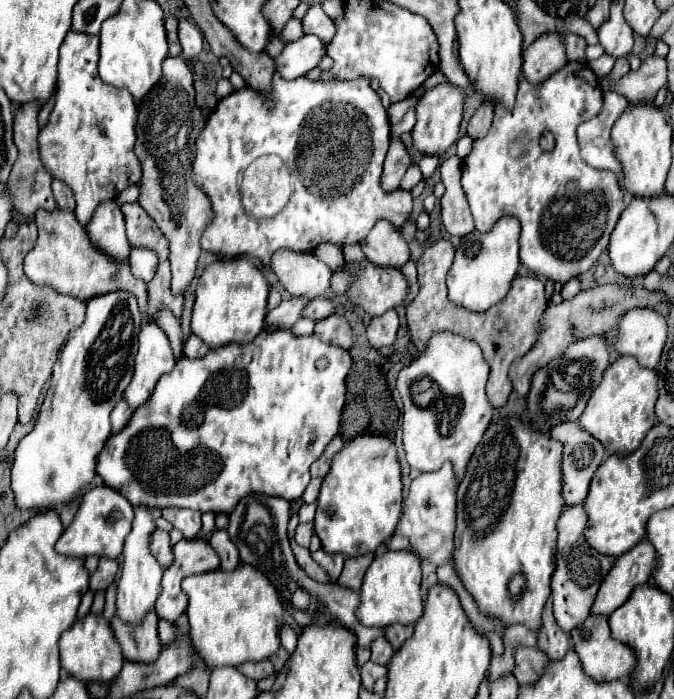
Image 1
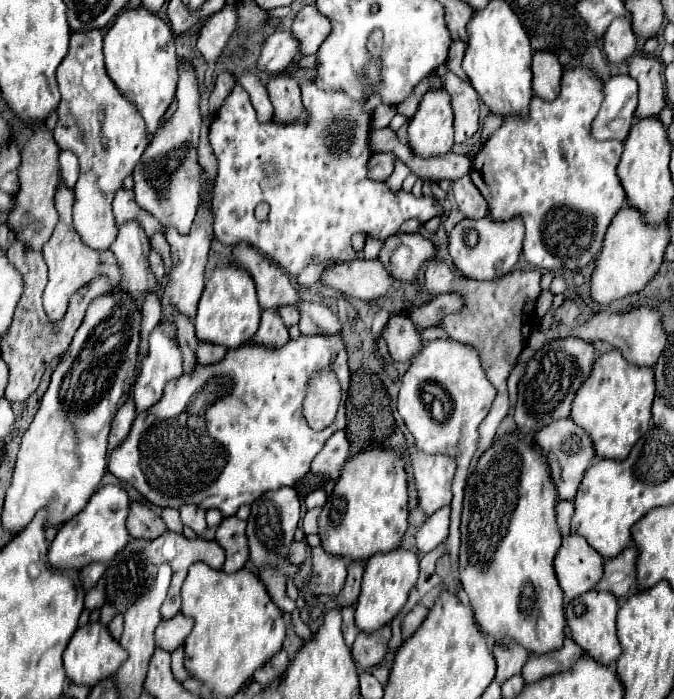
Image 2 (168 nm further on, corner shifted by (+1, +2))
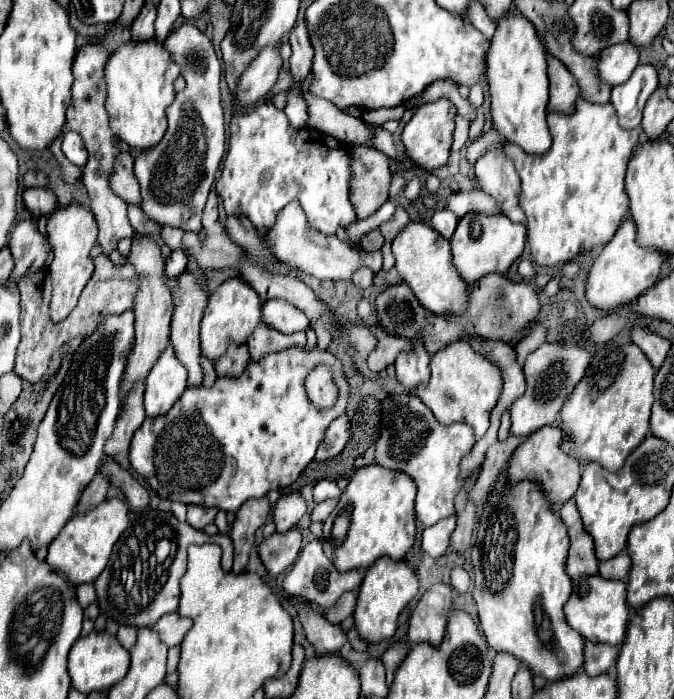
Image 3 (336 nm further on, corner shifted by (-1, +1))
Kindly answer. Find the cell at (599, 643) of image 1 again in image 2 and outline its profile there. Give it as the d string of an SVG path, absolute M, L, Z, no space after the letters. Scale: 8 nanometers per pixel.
M586 592L586 596L578 596L568 604L566 622L570 626L574 642L596 662L610 666L622 654L620 642L616 638L616 614L618 614L618 600L610 596L610 592Z

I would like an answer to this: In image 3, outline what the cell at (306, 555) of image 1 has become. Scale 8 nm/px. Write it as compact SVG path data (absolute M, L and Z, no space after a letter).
M292 527L286 533L274 531L270 537L266 537L258 545L258 553L266 571L272 577L278 577L296 561L300 547L302 547L302 533L298 527Z

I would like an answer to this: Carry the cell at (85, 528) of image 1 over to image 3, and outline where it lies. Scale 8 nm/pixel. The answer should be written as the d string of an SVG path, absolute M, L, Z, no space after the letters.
M106 499L90 513L72 517L62 527L58 537L48 545L46 561L56 571L64 573L74 585L92 583L104 571L104 565L108 563L108 557L112 553L112 547L126 527L128 527L128 505L120 499Z

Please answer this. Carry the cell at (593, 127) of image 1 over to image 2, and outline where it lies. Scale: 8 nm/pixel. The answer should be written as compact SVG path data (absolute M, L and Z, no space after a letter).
M610 76L608 82L604 82L604 102L598 112L598 116L592 122L592 138L594 140L624 140L628 136L630 126L634 124L634 110L636 110L636 98L638 98L638 84L636 80L630 80L630 76Z

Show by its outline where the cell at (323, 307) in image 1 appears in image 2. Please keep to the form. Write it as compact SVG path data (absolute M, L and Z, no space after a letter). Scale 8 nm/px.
M290 304L290 306L280 306L282 308L282 320L286 326L298 324L300 320L300 306L298 304Z

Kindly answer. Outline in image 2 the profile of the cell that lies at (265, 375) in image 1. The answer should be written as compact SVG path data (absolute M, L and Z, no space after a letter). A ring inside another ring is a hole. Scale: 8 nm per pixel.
M298 336L296 340L288 340L284 346L280 348L268 348L268 346L260 346L260 344L254 344L254 342L246 342L242 344L240 348L236 350L228 350L226 356L216 362L216 364L208 364L208 366L202 366L202 364L196 364L194 370L190 374L182 374L180 378L176 380L170 380L164 388L164 394L162 398L150 406L146 412L140 412L130 428L130 434L128 438L116 446L110 454L110 460L108 460L108 472L112 472L118 480L122 482L128 482L132 488L136 488L140 492L140 496L154 504L154 506L160 506L160 508L180 508L184 504L194 504L194 506L200 506L204 510L208 508L218 508L224 516L232 516L236 514L236 510L242 506L242 504L250 504L254 502L262 492L268 492L268 490L278 490L278 488L284 488L284 486L296 486L296 482L300 482L308 472L310 472L310 462L312 458L322 450L324 442L338 430L344 430L346 426L346 416L344 416L344 402L346 402L346 390L350 386L350 370L348 370L348 358L346 358L346 348L344 348L344 342L342 342L342 336ZM330 352L336 352L336 360L330 362ZM320 370L332 370L342 386L342 402L340 402L340 410L336 414L336 420L320 430L320 432L314 432L312 428L308 428L304 416L302 416L302 402L306 398L306 392L308 392L308 382L310 378L320 372ZM140 442L142 442L142 450L140 450Z

